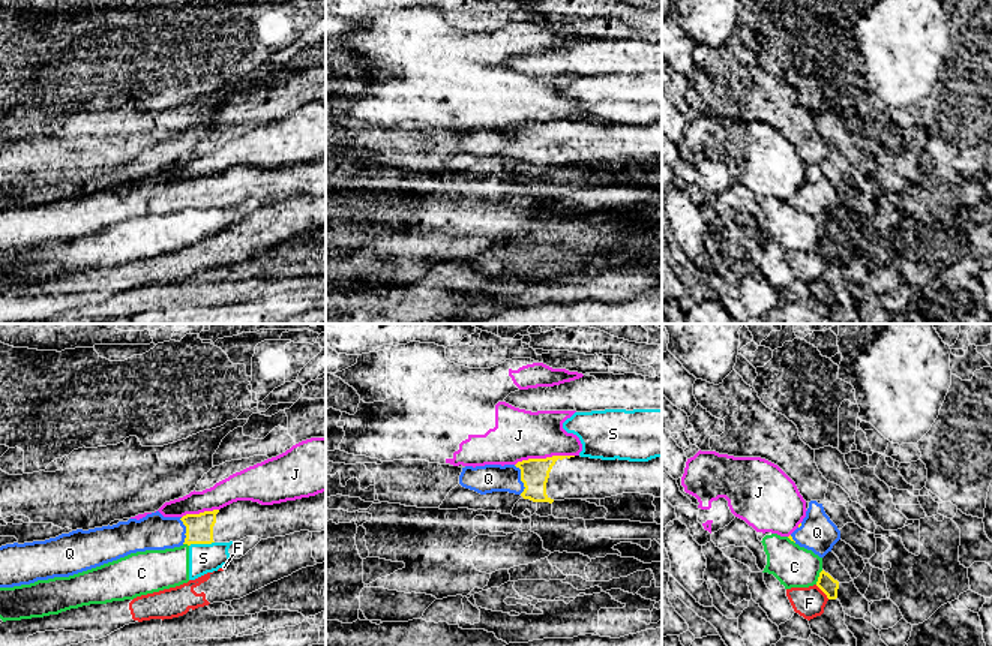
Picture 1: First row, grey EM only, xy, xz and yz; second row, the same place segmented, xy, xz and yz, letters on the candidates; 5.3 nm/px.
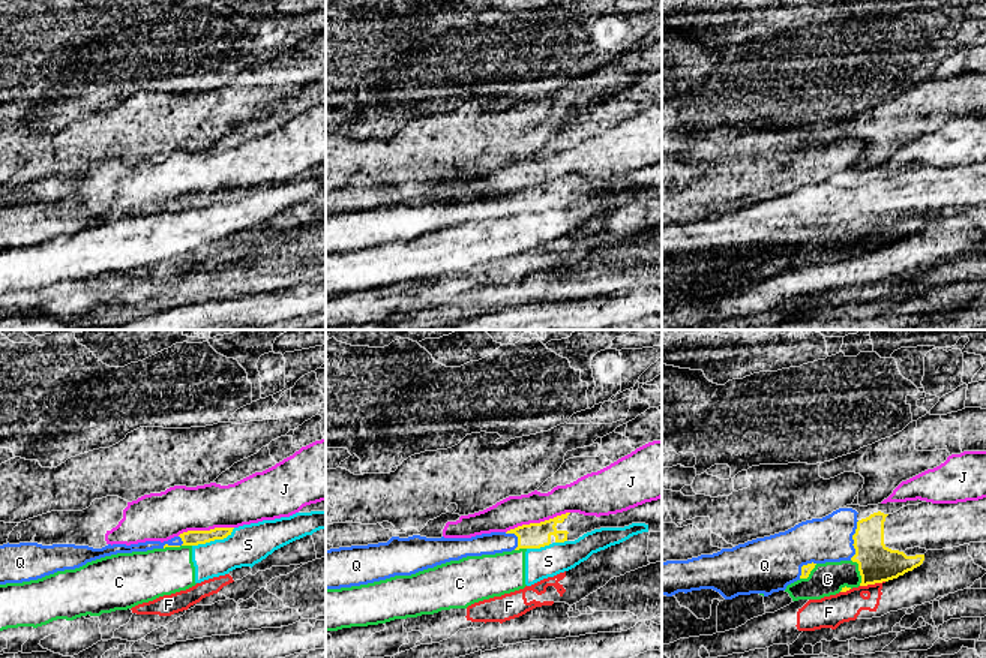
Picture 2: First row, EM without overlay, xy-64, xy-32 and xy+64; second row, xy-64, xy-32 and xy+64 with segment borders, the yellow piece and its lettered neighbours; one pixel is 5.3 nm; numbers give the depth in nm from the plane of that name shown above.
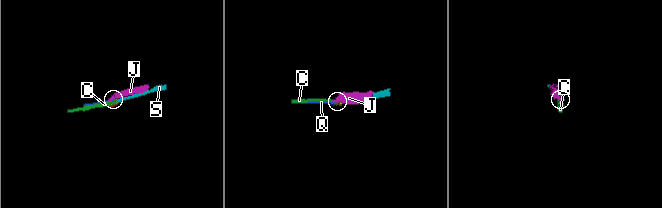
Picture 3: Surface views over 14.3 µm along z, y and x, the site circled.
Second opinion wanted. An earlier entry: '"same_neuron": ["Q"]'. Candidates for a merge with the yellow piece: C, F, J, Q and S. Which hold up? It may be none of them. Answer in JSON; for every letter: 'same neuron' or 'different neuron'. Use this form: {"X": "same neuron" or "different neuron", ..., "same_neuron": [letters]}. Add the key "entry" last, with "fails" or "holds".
{"C": "different neuron", "F": "different neuron", "J": "different neuron", "Q": "same neuron", "S": "different neuron", "same_neuron": ["Q"], "entry": "holds"}

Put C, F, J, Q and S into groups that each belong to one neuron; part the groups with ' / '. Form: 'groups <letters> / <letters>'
groups C S / F / J / Q

